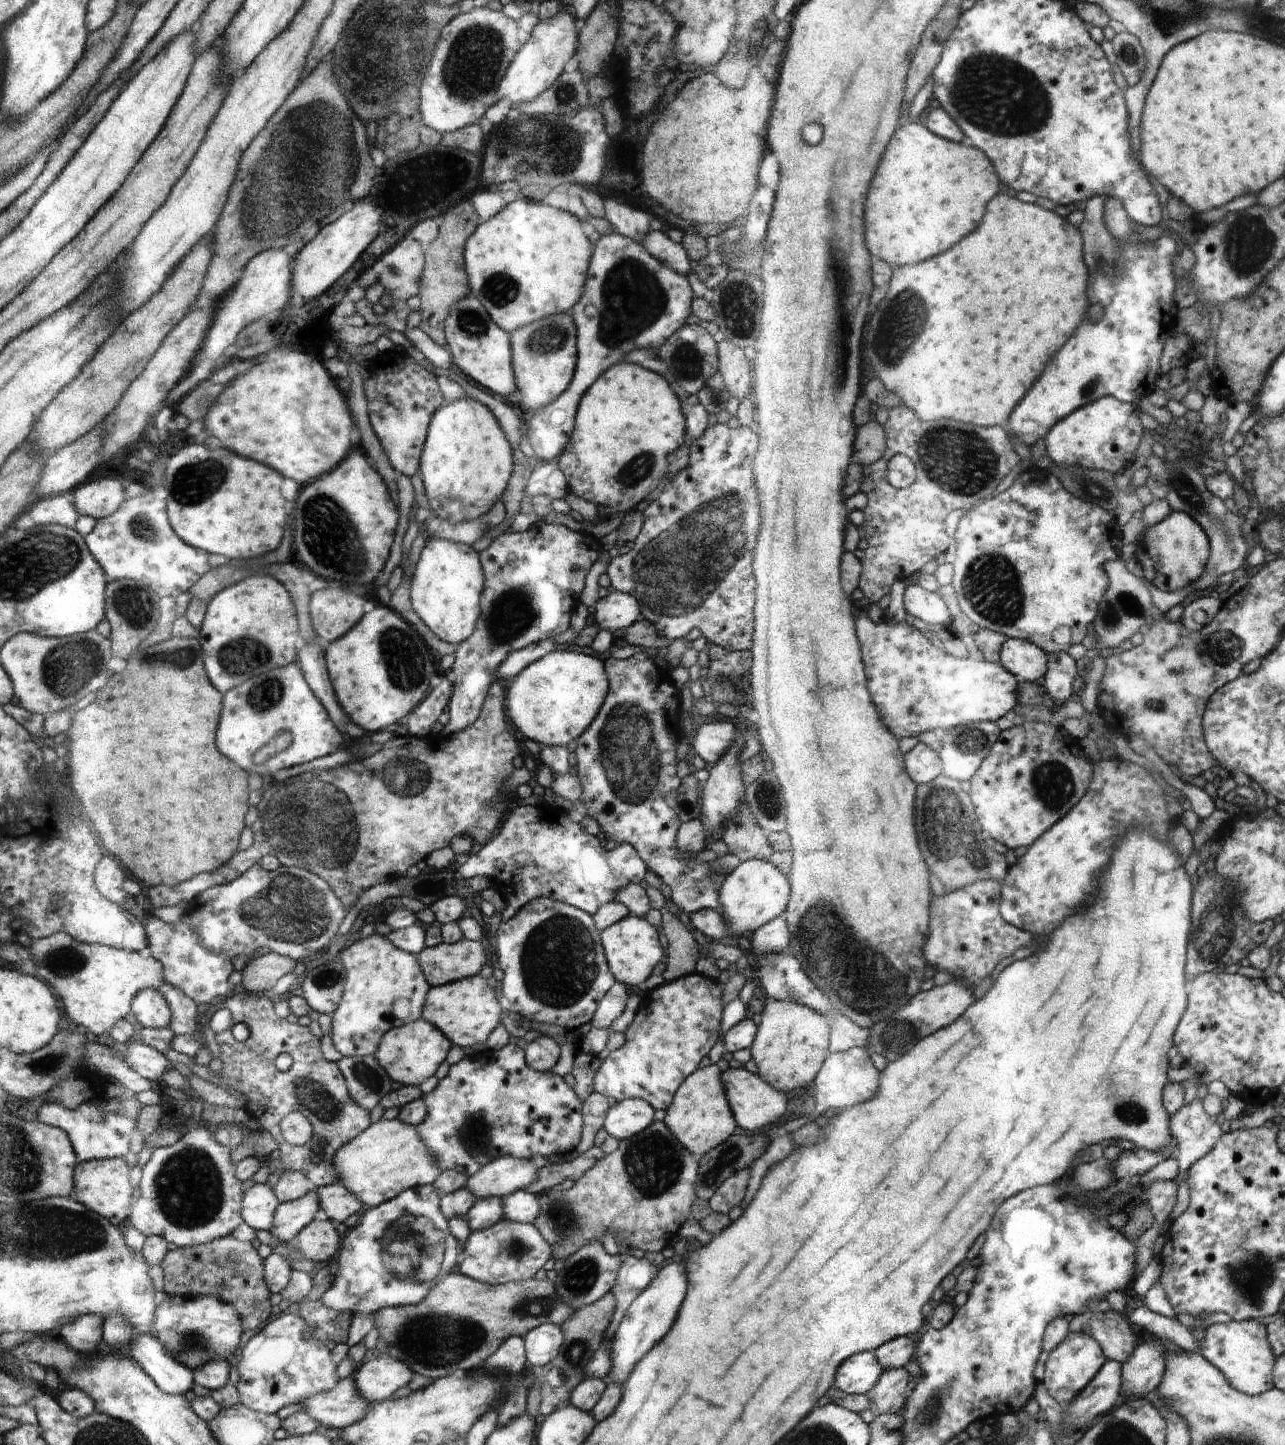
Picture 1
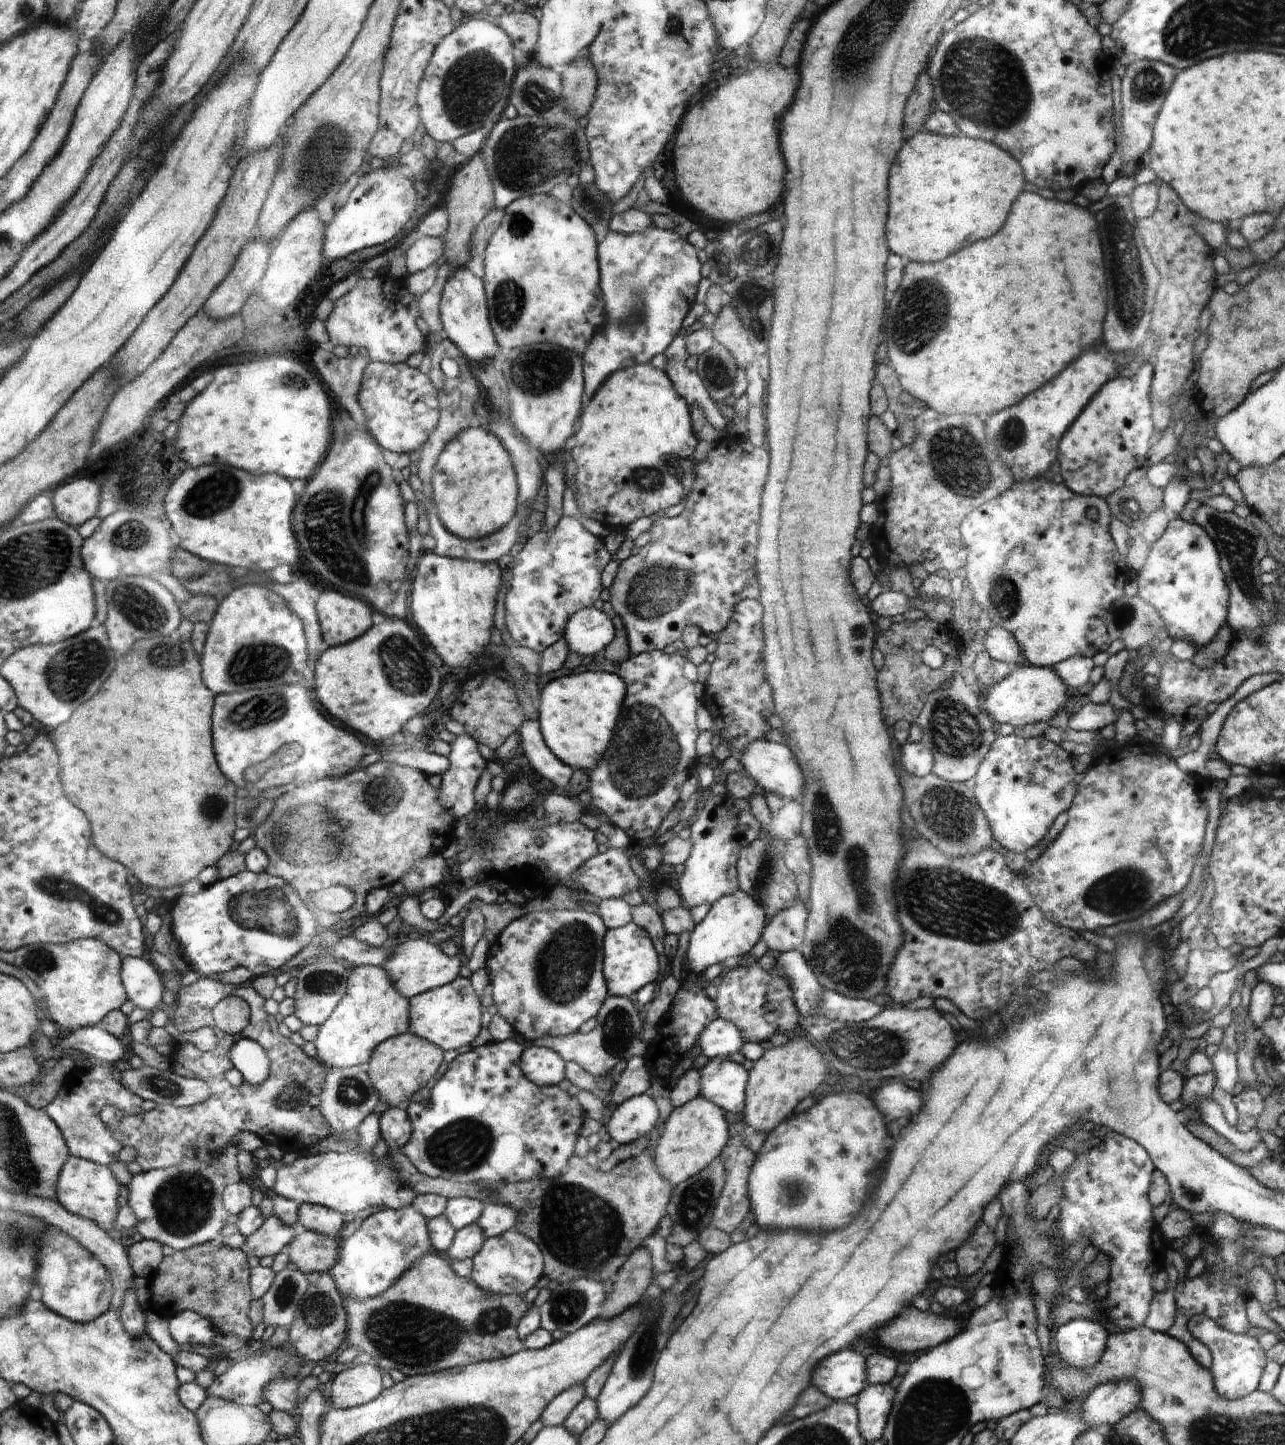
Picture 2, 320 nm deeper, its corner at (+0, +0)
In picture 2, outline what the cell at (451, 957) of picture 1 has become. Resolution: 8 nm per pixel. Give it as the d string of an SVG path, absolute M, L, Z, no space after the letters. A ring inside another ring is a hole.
M425 936L421 940L408 940L408 942L394 947L388 962L383 968L386 968L386 972L390 974L390 978L398 988L398 992L410 999L418 994L453 983L460 976L460 969L464 964L465 959L461 954L450 958L442 952L438 945L433 944Z

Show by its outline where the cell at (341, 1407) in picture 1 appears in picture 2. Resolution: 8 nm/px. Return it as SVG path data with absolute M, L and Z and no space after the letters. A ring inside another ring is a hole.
M274 1378L262 1388L262 1399L272 1405L273 1410L296 1415L298 1404L299 1380L296 1378Z

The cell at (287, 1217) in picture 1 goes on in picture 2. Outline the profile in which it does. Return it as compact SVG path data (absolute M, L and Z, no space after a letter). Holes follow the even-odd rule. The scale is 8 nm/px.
M270 1216L254 1235L246 1237L240 1250L257 1262L266 1256L276 1256L289 1247L296 1236L294 1226L284 1224L276 1216Z

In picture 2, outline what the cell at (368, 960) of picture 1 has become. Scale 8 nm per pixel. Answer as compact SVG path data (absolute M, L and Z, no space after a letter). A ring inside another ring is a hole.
M373 965L351 967L346 993L319 1027L318 1036L313 1041L317 1058L335 1068L366 1067L373 1053L387 1039L409 1033L410 1015L409 999L398 992L386 968Z

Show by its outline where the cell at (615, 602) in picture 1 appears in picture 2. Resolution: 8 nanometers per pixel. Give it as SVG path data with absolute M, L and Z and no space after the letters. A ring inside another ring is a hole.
M586 608L566 624L568 649L582 656L594 656L613 643L616 630L610 616L596 608Z

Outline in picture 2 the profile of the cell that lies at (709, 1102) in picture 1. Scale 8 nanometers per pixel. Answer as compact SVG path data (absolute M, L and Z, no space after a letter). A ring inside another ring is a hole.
M698 1094L690 1102L678 1108L674 1107L669 1115L665 1131L657 1143L658 1168L674 1188L680 1182L698 1174L700 1170L704 1170L716 1156L721 1155L726 1144L728 1144L728 1126L724 1110L702 1094Z

